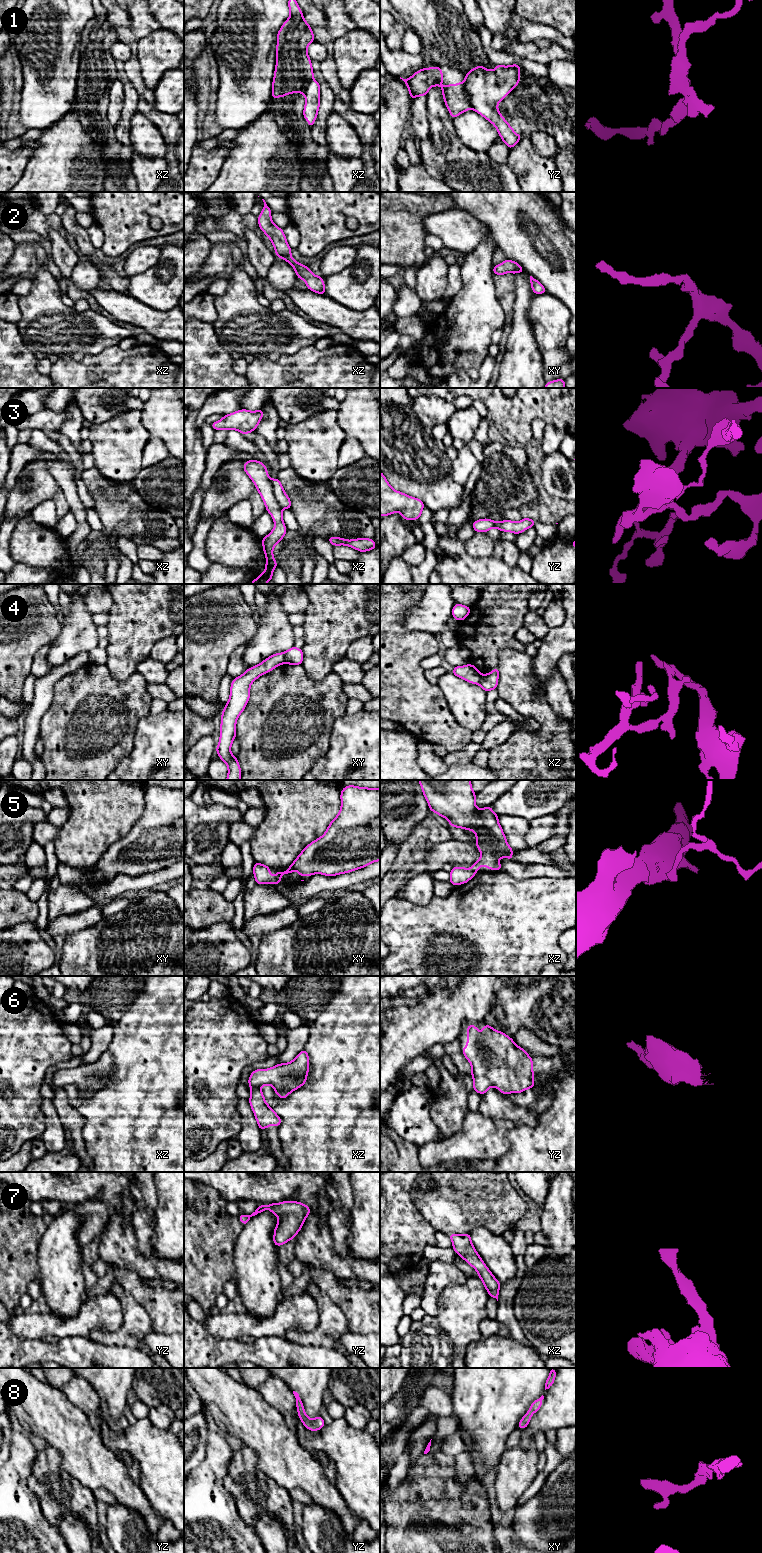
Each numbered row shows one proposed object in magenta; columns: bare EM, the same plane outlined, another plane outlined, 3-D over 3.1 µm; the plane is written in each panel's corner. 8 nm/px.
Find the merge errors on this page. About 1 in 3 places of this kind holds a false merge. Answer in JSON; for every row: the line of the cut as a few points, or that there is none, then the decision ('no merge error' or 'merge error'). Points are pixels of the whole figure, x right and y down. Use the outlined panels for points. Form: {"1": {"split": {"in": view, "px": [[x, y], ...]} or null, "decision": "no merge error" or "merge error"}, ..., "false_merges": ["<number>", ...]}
{"1": {"split": {"in": "yz", "px": [[464, 82], [464, 88], [472, 108]]}, "decision": "merge error"}, "2": {"split": null, "decision": "no merge error"}, "3": {"split": {"in": "xz", "px": [[270, 481], [273, 487], [273, 495], [281, 508]]}, "decision": "merge error"}, "4": {"split": {"in": "xy", "px": [[283, 653], [285, 662]]}, "decision": "merge error"}, "5": {"split": null, "decision": "no merge error"}, "6": {"split": null, "decision": "no merge error"}, "7": {"split": null, "decision": "no merge error"}, "8": {"split": null, "decision": "no merge error"}, "false_merges": ["1", "3", "4"]}

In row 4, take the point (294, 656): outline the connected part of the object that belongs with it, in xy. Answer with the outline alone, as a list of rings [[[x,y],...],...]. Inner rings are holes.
[[[295,646],[284,652],[285,663],[290,665],[301,665],[303,661],[303,651]]]

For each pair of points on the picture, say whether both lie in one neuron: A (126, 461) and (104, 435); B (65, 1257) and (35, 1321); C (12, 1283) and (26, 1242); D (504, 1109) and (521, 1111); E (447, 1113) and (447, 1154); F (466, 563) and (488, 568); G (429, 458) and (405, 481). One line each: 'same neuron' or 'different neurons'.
A: same neuron
B: different neurons
C: same neuron
D: same neuron
E: different neurons
F: same neuron
G: same neuron

